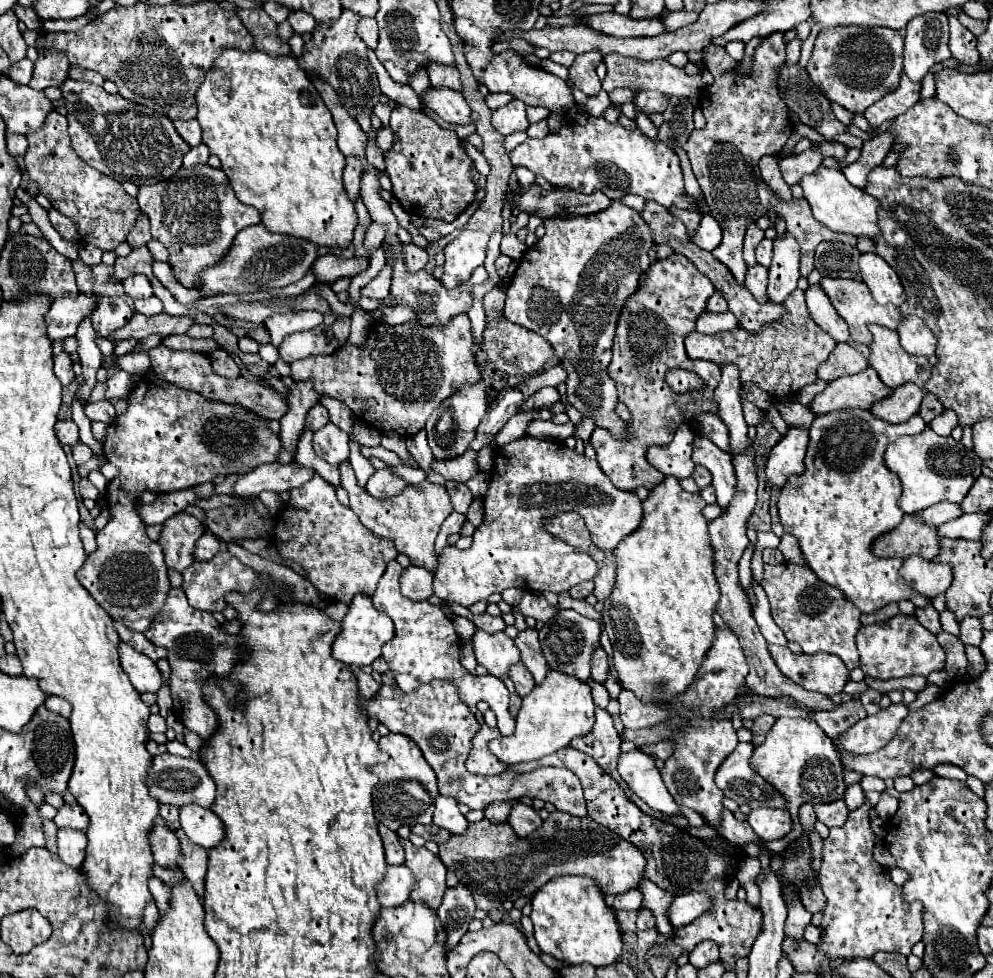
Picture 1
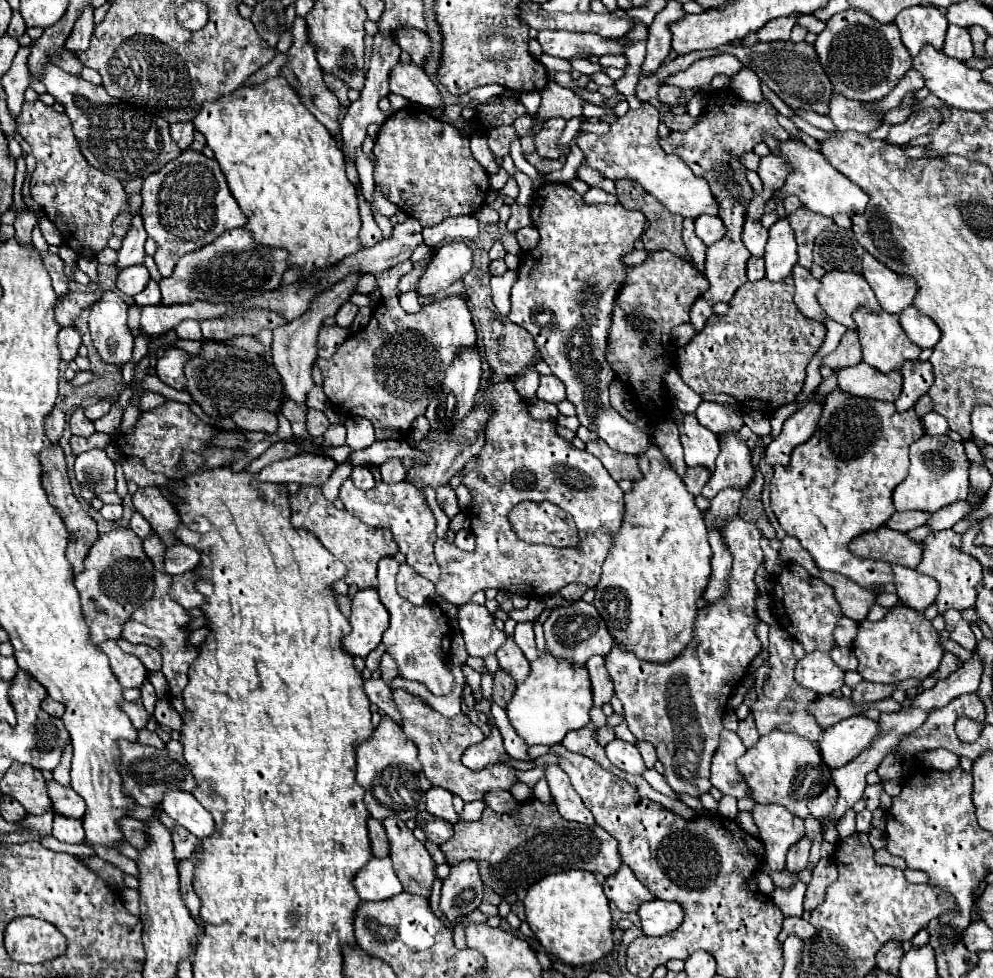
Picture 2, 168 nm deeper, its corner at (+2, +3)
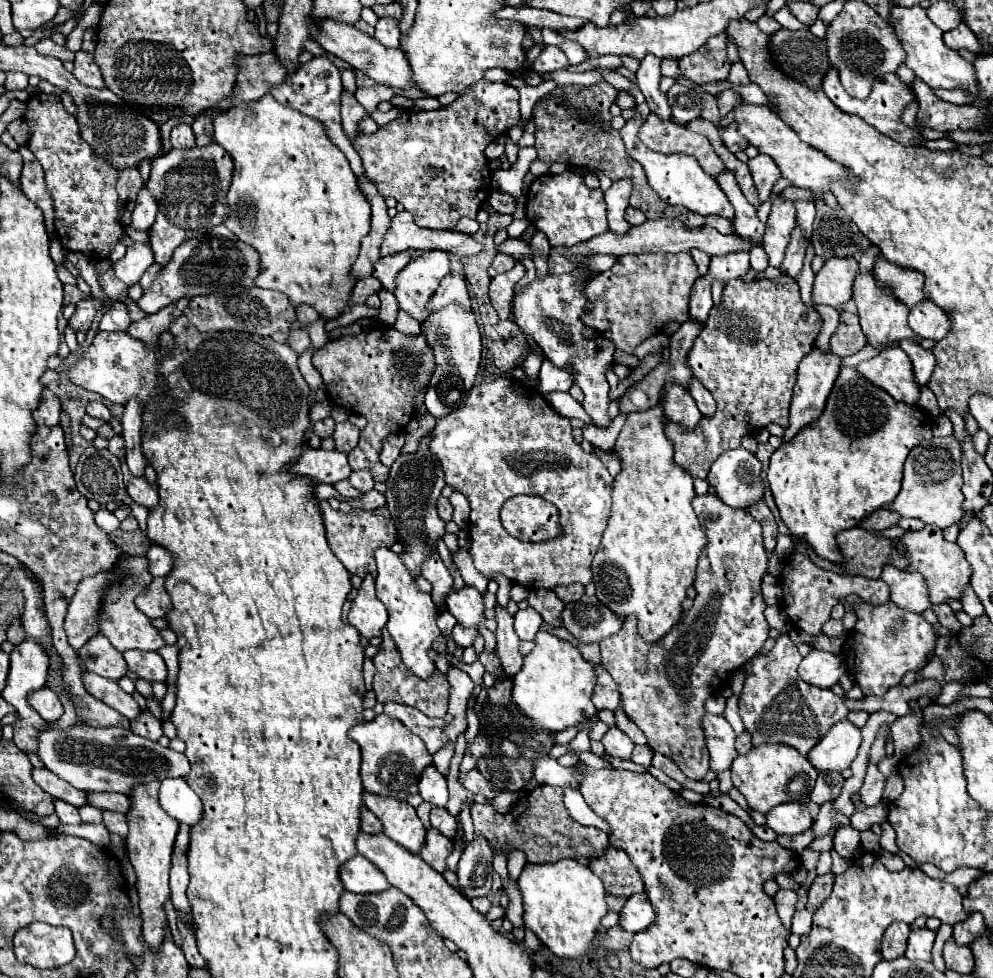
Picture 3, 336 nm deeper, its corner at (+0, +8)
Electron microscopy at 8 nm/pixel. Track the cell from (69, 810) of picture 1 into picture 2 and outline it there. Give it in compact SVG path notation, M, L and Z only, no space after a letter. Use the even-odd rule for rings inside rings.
M47 782L47 792L53 802L55 814L61 814L65 818L77 818L77 820L83 818L85 802L81 802L81 796L75 794L73 788L65 788L57 782Z

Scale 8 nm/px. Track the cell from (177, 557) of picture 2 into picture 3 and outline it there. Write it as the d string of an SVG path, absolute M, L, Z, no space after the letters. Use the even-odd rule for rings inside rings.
M151 545L151 549L147 551L147 561L151 577L165 577L173 567L173 557L159 545Z

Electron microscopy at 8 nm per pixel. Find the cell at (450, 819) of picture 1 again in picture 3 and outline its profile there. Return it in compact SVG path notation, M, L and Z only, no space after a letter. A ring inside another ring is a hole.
M429 765L421 773L421 781L419 781L417 787L419 787L419 795L425 801L429 801L431 805L435 805L435 807L445 807L447 805L447 797L449 797L447 781L433 765Z

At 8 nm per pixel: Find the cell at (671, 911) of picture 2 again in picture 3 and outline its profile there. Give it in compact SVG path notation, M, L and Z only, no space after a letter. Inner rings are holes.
M635 893L633 897L627 899L619 913L619 927L625 931L643 931L647 929L655 919L653 907L647 901L647 893Z

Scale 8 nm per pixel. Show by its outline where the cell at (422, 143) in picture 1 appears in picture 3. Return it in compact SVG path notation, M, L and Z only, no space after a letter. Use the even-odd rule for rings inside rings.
M481 79L459 96L461 97L457 97L453 105L437 111L405 109L397 119L393 119L389 125L383 125L377 133L361 133L353 143L355 151L363 159L365 173L377 185L379 193L383 197L395 197L399 203L403 203L405 211L413 215L419 227L455 229L461 217L475 219L481 203L491 193L491 171L487 167L487 157L483 151L491 141L506 134L510 125L515 125L521 117L519 93L507 83L491 83L487 79Z

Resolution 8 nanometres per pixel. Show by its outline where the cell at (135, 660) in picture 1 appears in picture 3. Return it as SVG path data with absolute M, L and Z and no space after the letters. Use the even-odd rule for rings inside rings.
M103 635L91 637L87 645L83 645L77 653L85 669L91 673L113 681L119 681L127 673L127 663L123 661L123 655L115 653L115 649L111 649L111 643Z

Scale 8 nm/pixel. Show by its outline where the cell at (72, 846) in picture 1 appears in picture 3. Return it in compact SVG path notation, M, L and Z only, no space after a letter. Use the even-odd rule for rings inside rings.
M55 799L55 813L61 817L63 823L81 823L79 811L61 799Z

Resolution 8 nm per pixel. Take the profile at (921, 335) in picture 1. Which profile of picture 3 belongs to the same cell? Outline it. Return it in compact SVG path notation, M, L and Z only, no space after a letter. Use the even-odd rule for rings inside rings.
M931 299L919 303L911 309L909 325L917 335L921 335L925 339L933 339L933 341L943 339L951 331L949 315L939 305L935 305Z

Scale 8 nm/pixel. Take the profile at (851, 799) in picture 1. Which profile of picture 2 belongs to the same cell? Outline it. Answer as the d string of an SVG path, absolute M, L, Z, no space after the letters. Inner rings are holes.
M853 808L847 810L845 816L837 822L837 830L839 830L839 836L841 836L841 838L853 834L853 830L855 830L855 810L853 810Z

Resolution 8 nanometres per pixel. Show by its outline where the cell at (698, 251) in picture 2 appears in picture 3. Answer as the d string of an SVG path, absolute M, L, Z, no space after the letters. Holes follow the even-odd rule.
M693 249L691 255L693 255L695 263L697 263L697 271L699 271L699 275L703 277L703 275L709 271L709 257L707 257L707 253L699 253L697 249Z

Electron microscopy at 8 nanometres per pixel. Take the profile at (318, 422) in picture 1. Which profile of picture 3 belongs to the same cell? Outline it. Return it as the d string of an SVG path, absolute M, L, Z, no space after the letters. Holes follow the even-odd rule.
M327 417L327 419L323 419L323 421L317 421L317 423L315 423L315 435L317 435L319 439L331 437L331 435L333 435L333 431L335 431L335 421L333 421L331 417Z

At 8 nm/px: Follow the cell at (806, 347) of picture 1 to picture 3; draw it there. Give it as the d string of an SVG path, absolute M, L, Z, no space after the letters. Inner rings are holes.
M787 275L753 283L745 283L741 279L727 281L721 303L711 309L711 315L689 353L689 367L693 369L693 375L711 391L717 403L717 411L711 417L703 417L693 431L685 429L681 433L681 425L675 425L671 421L667 423L667 435L675 445L675 463L687 469L693 477L707 479L713 461L727 449L739 447L745 435L771 423L787 429L789 405L797 379L797 365L813 349L821 323L823 321L819 313L801 301L797 281Z

